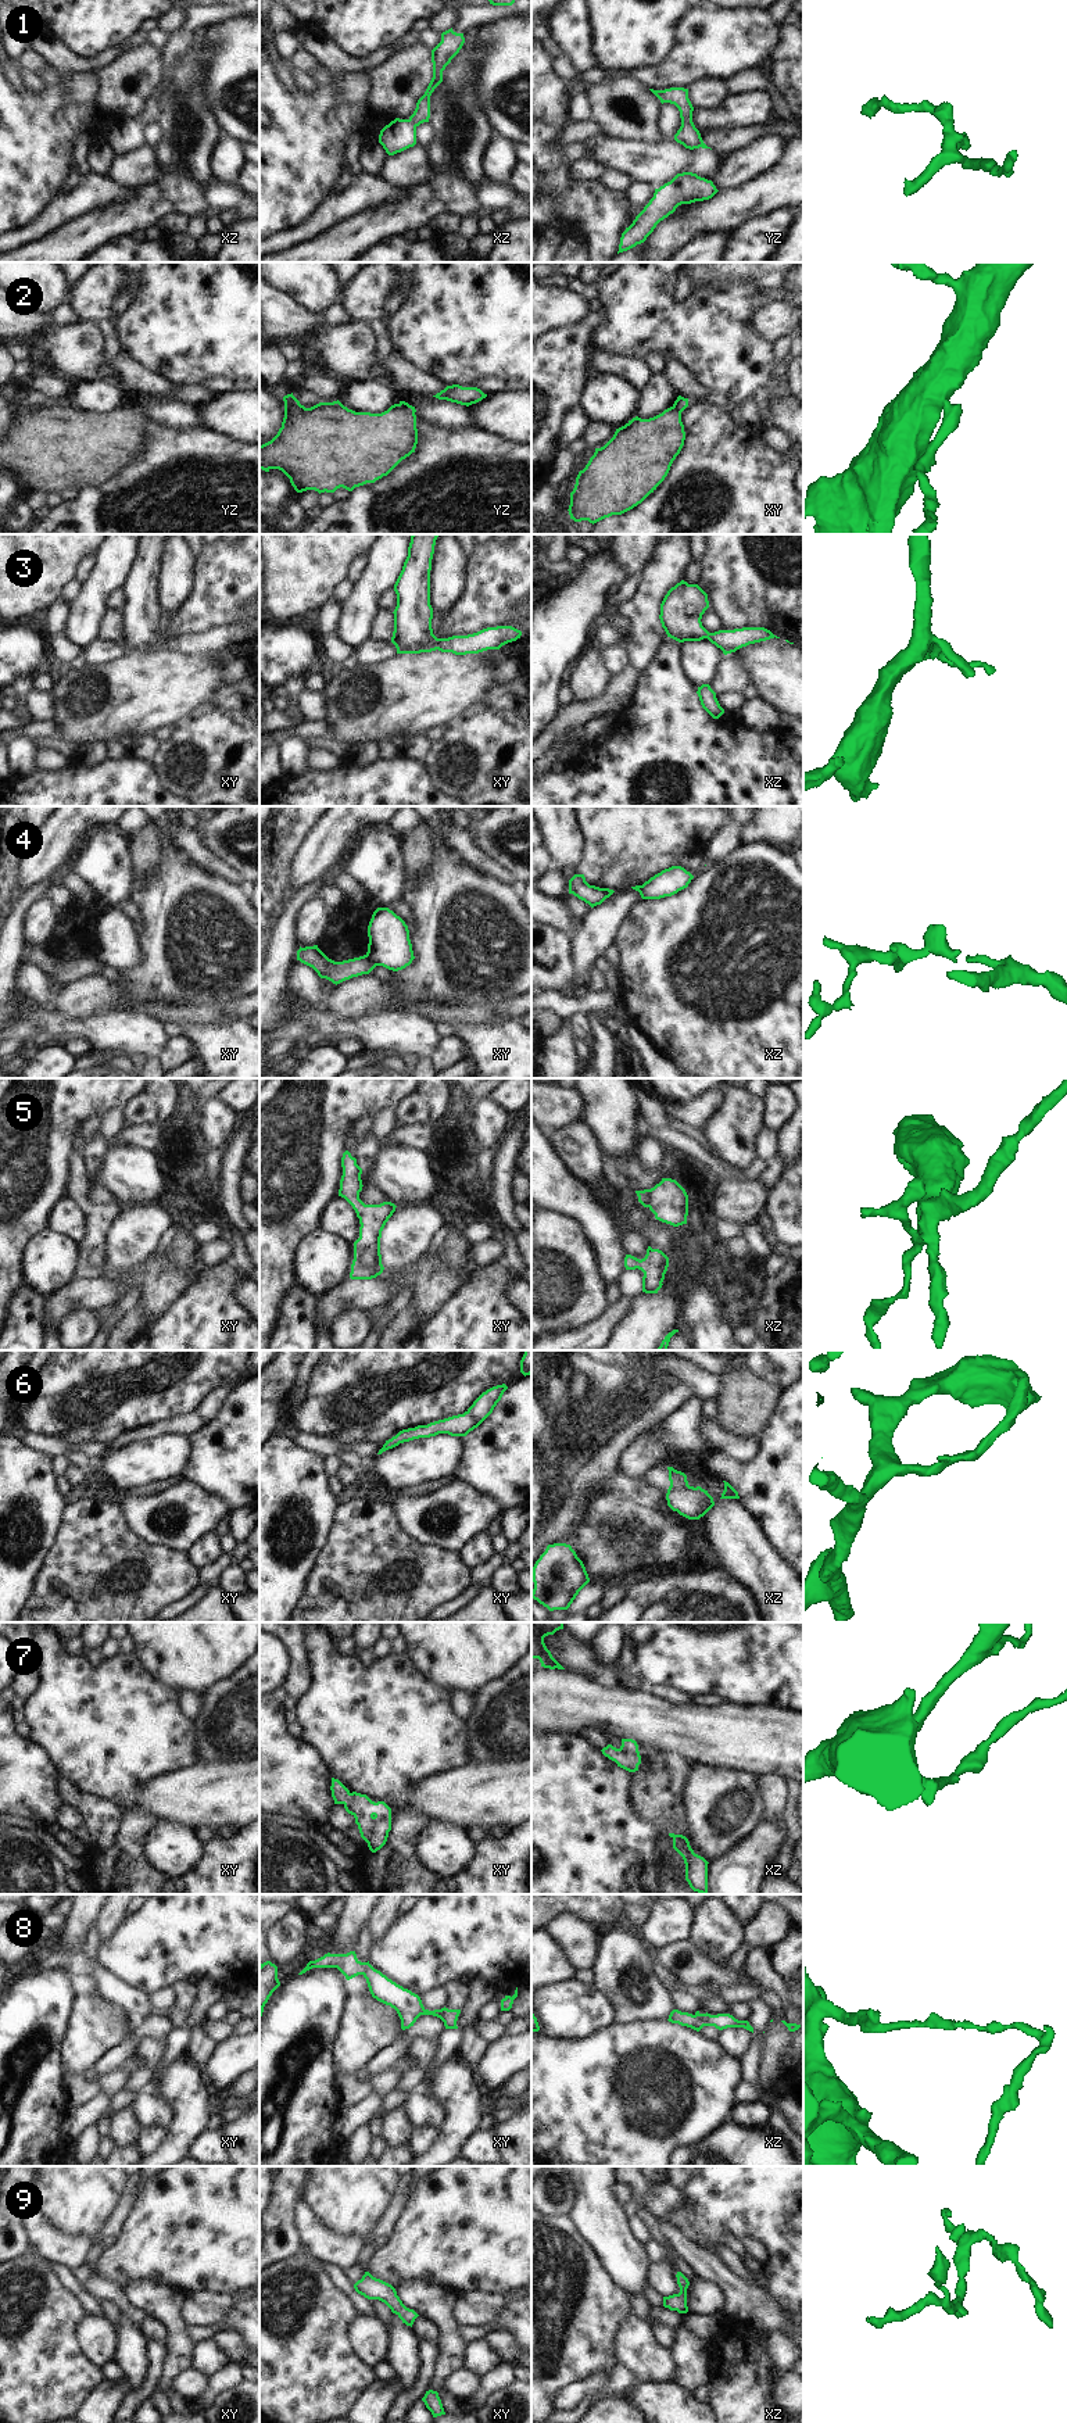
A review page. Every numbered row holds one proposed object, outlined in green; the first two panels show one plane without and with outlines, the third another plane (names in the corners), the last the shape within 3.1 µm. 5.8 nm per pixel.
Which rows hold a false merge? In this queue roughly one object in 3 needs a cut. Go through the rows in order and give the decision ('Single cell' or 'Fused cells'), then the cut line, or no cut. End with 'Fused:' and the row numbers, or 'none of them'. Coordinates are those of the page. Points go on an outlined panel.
1: Single cell. No split
2: Single cell. No split
3: Single cell. No split
4: Fused cells. Split along xy (365, 955), (378, 965)
5: Single cell. No split
6: Single cell. No split
7: Single cell. No split
8: Single cell. No split
9: Single cell. No split
Fused: 4

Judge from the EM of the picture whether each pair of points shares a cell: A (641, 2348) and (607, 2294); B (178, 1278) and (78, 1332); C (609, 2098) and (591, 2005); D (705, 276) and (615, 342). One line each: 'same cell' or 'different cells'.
A: different cells
B: different cells
C: different cells
D: different cells

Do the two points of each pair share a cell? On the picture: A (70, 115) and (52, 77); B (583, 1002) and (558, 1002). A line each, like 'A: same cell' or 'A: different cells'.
A: different cells
B: same cell

